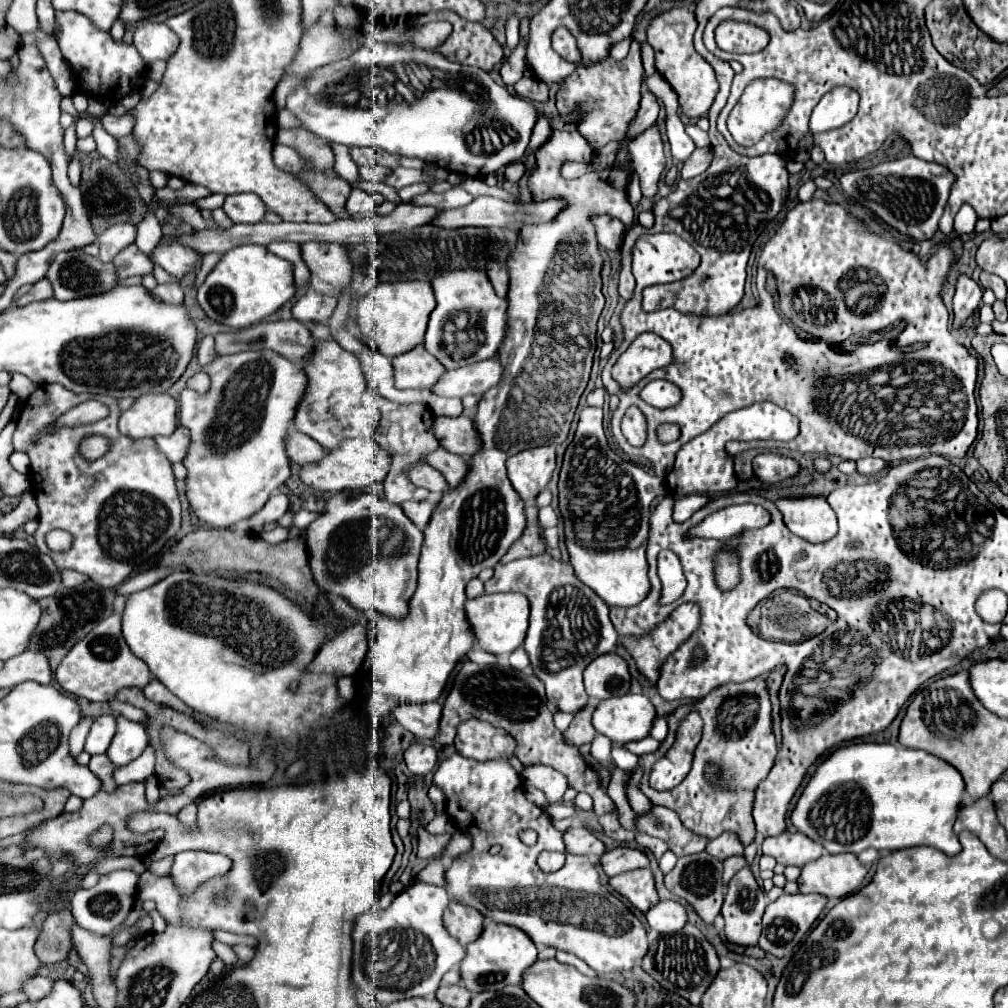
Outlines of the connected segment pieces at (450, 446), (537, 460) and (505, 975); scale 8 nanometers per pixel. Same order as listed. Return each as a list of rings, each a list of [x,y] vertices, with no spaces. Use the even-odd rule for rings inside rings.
[[[435,417],[433,431],[443,441],[443,447],[455,455],[473,457],[481,449],[479,433],[473,425],[473,419],[461,417]]]
[[[537,447],[513,455],[507,461],[507,477],[523,501],[535,501],[555,471],[555,447]]]
[[[485,919],[485,929],[477,941],[467,945],[467,957],[461,963],[461,977],[471,993],[495,991],[507,985],[521,985],[523,973],[537,961],[535,943],[517,927]]]

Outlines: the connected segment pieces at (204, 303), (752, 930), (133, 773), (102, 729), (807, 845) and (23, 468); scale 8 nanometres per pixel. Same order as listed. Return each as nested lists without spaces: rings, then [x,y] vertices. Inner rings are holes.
[[[239,245],[223,255],[197,291],[197,301],[209,319],[233,329],[263,321],[295,295],[293,265],[269,253],[263,245]]]
[[[739,869],[727,883],[725,903],[721,909],[727,941],[737,945],[757,945],[765,905],[765,893],[757,885],[751,869]]]
[[[147,745],[147,749],[143,751],[141,757],[137,757],[135,761],[131,761],[125,767],[115,769],[115,783],[123,785],[129,781],[145,781],[149,775],[153,775],[155,767],[155,749],[151,745]]]
[[[101,715],[95,719],[89,735],[87,735],[87,743],[85,743],[85,751],[89,755],[101,755],[109,749],[111,739],[115,735],[115,717],[113,715]]]
[[[783,833],[779,837],[767,837],[763,841],[763,855],[771,855],[781,865],[791,865],[783,861],[793,861],[797,867],[803,867],[809,861],[815,861],[823,855],[823,847],[811,841],[803,833]]]
[[[13,452],[9,457],[9,463],[13,465],[13,469],[17,469],[19,473],[29,473],[29,457],[24,452]]]

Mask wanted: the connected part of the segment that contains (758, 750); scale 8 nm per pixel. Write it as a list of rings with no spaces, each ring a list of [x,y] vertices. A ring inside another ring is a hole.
[[[757,677],[757,679],[749,679],[747,683],[727,683],[727,685],[721,685],[721,687],[713,689],[705,699],[695,703],[693,709],[701,715],[701,719],[705,723],[703,739],[701,739],[701,743],[695,749],[693,769],[689,771],[685,781],[681,785],[677,785],[675,789],[671,789],[671,791],[653,791],[649,787],[651,755],[645,755],[645,757],[641,757],[641,763],[645,765],[645,775],[641,779],[641,791],[649,797],[651,803],[673,809],[681,817],[683,825],[689,827],[691,831],[703,833],[709,839],[719,837],[723,831],[735,831],[745,841],[745,845],[749,845],[755,839],[755,825],[753,825],[753,817],[751,817],[755,787],[767,775],[767,771],[771,769],[771,765],[775,761],[775,755],[777,755],[777,743],[775,743],[773,727],[771,727],[771,699],[769,699],[767,683],[765,683],[763,677]],[[707,761],[715,761],[719,765],[725,765],[725,779],[727,779],[729,789],[719,789],[719,787],[715,789],[715,787],[711,787],[703,779],[703,767],[705,767]]]

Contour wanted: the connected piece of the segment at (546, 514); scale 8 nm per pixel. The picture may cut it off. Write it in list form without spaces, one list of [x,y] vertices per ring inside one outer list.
[[[541,507],[539,509],[539,521],[543,527],[555,527],[559,523],[559,513],[553,507]]]

